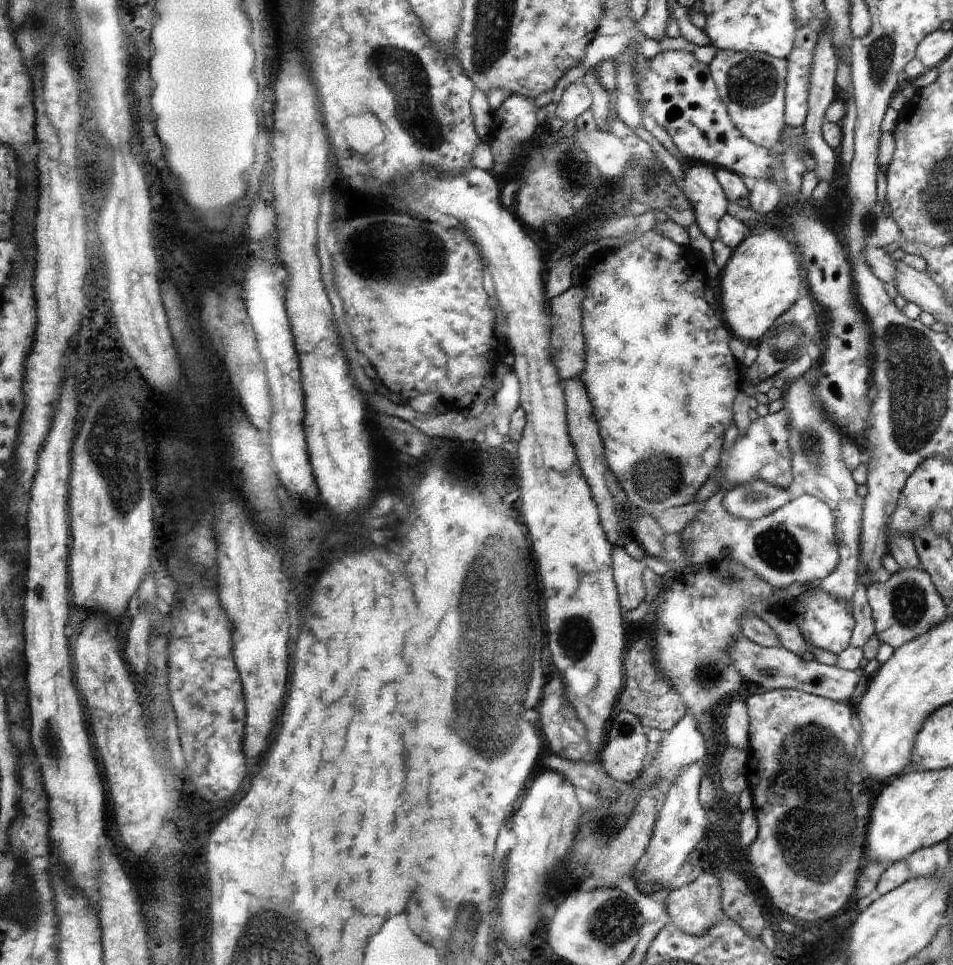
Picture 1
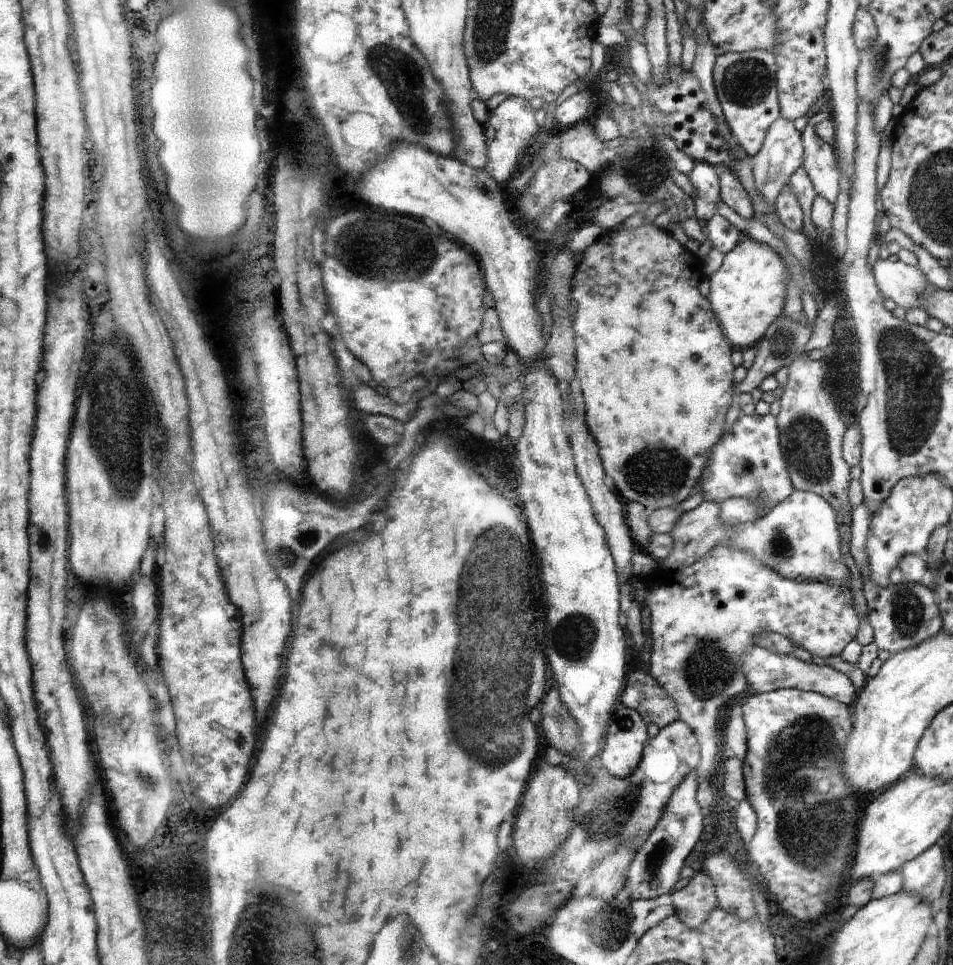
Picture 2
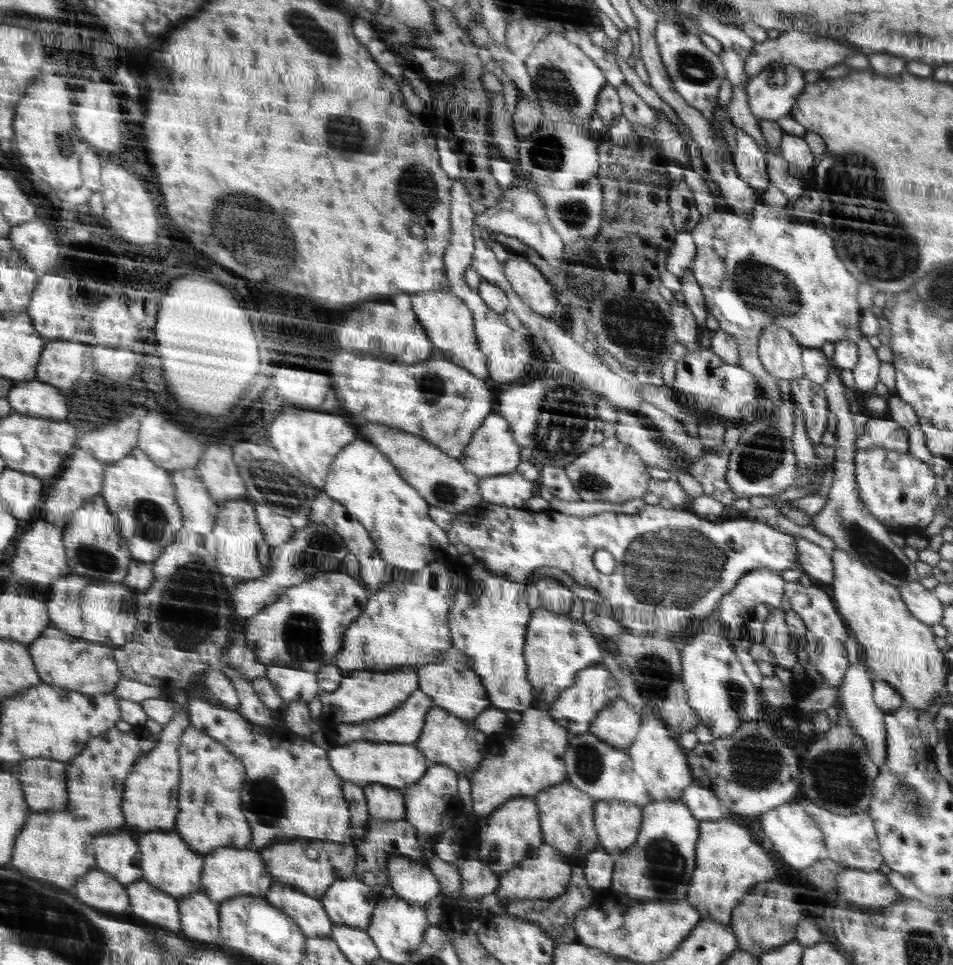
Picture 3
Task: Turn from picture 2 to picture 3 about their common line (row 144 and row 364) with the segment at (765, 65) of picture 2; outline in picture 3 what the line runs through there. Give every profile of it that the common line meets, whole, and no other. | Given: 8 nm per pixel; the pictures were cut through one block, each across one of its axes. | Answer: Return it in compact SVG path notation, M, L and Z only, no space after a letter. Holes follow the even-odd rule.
M682 180L680 182L676 182L674 183L674 186L670 187L670 208L672 208L671 215L673 222L676 224L676 229L678 232L689 232L693 236L696 245L697 251L693 263L691 264L691 272L695 276L696 282L700 285L704 301L706 303L707 312L711 313L712 316L718 320L720 330L727 332L730 336L733 336L733 339L736 339L737 345L739 346L738 365L740 365L744 370L750 371L761 386L762 397L761 400L755 404L756 410L752 417L748 417L746 419L742 417L736 422L737 426L740 426L742 430L749 428L749 426L753 425L753 422L758 419L769 417L773 413L773 410L781 404L782 398L784 398L784 395L781 394L782 390L780 390L780 381L776 380L766 372L760 359L760 338L767 326L777 324L780 328L789 330L792 333L792 336L797 339L800 344L805 345L807 349L820 349L825 342L836 343L837 341L852 341L856 343L861 340L860 324L858 324L858 320L860 320L860 306L858 306L858 302L856 302L856 290L858 290L859 279L845 266L842 258L840 256L836 256L837 249L836 243L833 241L833 237L826 230L816 228L816 226L812 226L812 224L806 224L806 220L799 220L798 218L789 215L786 208L781 211L771 209L771 206L768 206L766 202L763 201L762 195L764 195L764 193L760 194L760 192L756 193L755 191L755 194L758 195L758 204L752 209L752 211L754 211L754 218L752 218L752 220L750 217L743 217L734 209L727 207L719 207L714 214L707 214L706 216L701 217L698 209L696 208L692 191L686 181Z

